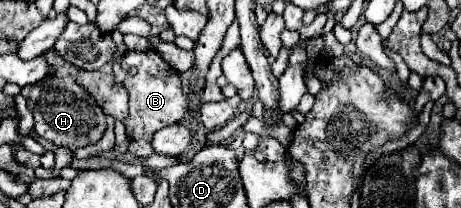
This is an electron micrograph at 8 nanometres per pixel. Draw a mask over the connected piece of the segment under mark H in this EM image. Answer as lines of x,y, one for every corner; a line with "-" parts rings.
45,52
43,58
51,64
51,68
55,70
55,76
47,78
35,86
21,88
21,94
27,98
27,108
31,110
33,118
35,118
37,134
43,136
45,140
49,140
57,146
69,148
69,150
97,144
107,128
107,122
105,122
105,114
95,104
95,100
91,100
91,96
87,96
75,84
73,76
79,70
71,68
71,64
67,64
65,60
59,60
59,56
55,56
55,52

